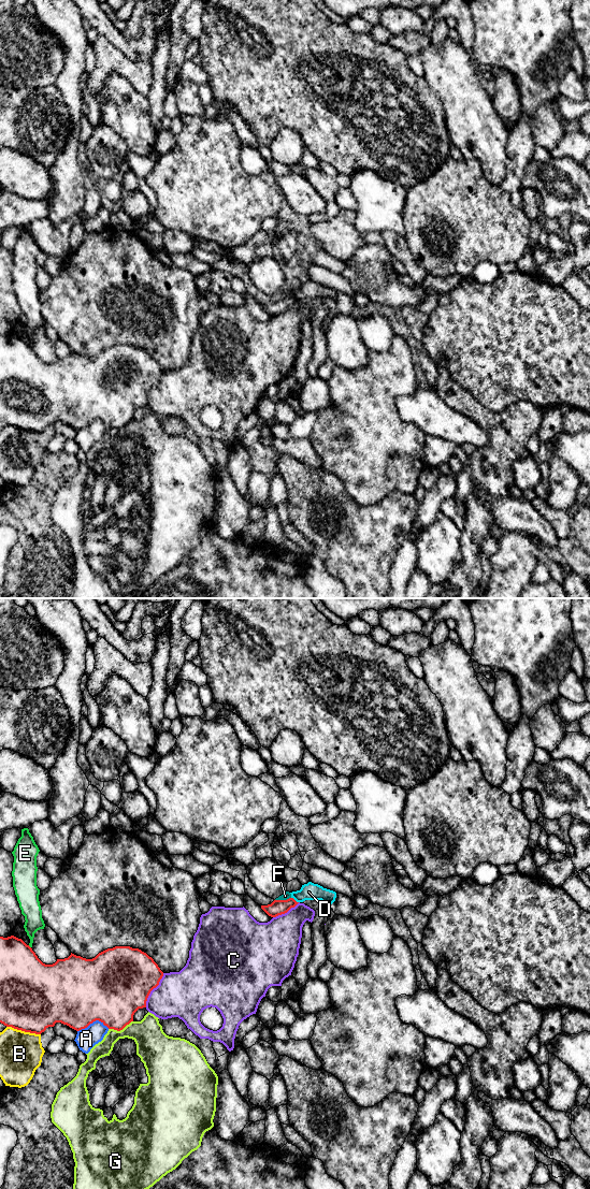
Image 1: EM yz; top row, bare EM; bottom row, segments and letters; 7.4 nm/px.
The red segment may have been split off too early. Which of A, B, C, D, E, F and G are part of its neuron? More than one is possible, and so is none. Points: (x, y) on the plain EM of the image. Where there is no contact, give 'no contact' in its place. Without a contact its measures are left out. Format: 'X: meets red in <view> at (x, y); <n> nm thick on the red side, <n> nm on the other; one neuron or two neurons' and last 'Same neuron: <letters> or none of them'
A: meets red in yz at (92, 420); 500 nm thick on the red side, 160 nm on the other; two neurons
B: meets red in yz at (24, 429); 500 nm thick on the red side, 320 nm on the other; two neurons
C: meets red in yz at (152, 388); 480 nm thick on the red side, 340 nm on the other; two neurons
D: meets red in yz at (293, 298); 110 nm thick on the red side, 130 nm on the other; two neurons
E: meets red in yz at (29, 345); 360 nm thick on the red side, 140 nm on the other; two neurons
F: meets red in yz at (283, 299); 110 nm thick on the red side, 60 nm on the other; two neurons
G: meets red in yz at (120, 428); 400 nm thick on the red side, 240 nm on the other; two neurons
Same neuron: none of them

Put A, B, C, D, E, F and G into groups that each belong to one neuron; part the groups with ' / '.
A / B / C / D F / E / G

